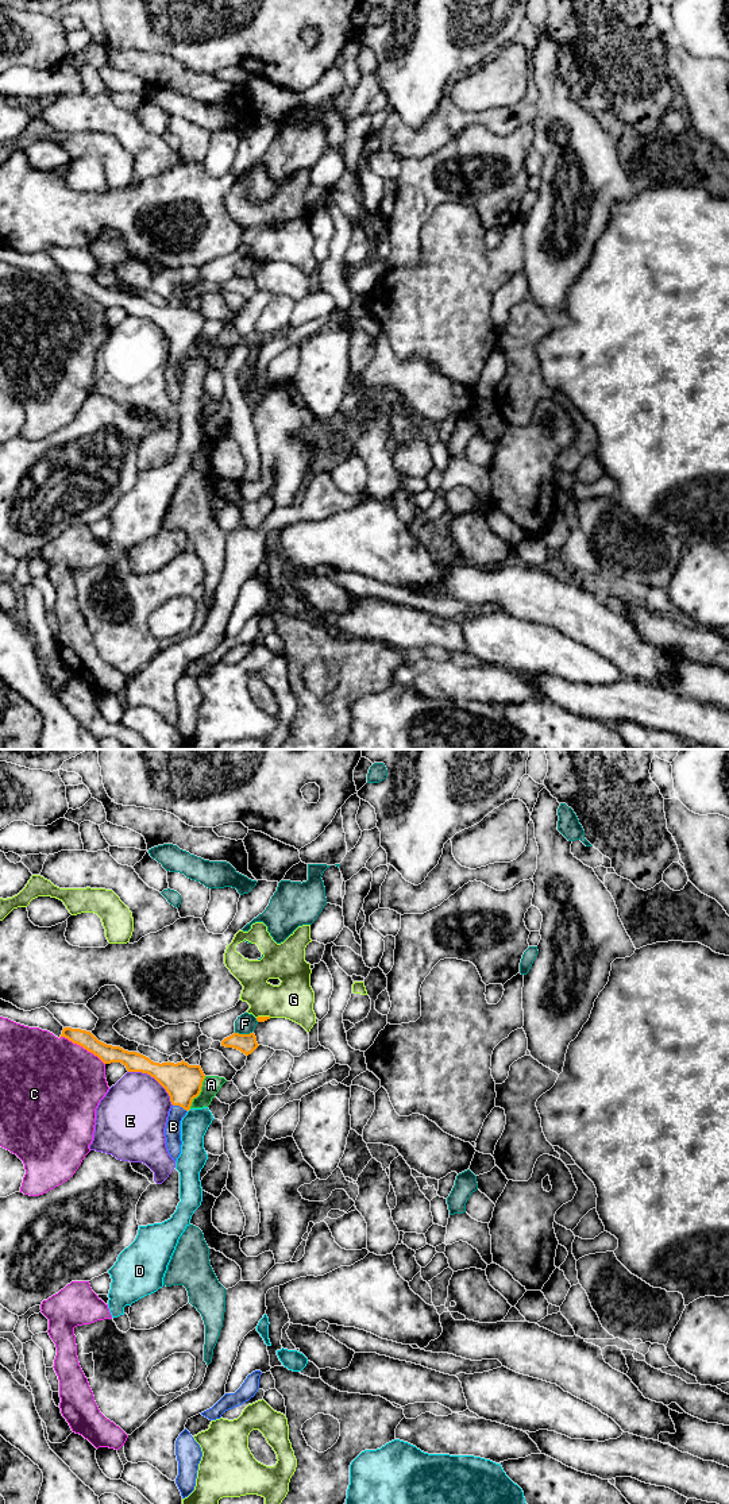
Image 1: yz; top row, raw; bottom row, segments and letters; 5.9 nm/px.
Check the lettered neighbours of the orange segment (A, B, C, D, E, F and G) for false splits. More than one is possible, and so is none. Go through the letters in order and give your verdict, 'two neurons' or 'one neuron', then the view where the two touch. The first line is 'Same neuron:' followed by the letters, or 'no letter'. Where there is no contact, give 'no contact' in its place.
Same neuron: B
A: two neurons | yz
B: one neuron | yz
C: two neurons | yz
D: two neurons | no contact
E: two neurons | yz
F: two neurons | yz
G: two neurons | yz

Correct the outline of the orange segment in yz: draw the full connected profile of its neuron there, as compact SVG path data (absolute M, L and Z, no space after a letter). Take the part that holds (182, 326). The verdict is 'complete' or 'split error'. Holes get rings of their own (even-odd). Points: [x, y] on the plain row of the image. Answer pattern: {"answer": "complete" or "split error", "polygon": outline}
{"answer": "split error", "polygon": "M63 271L61 281L68 282L73 288L77 288L86 293L88 296L97 300L104 308L111 306L122 306L128 316L142 316L147 317L151 321L154 321L169 338L171 352L169 355L166 371L165 371L165 381L166 381L166 392L170 398L170 401L177 405L177 402L181 398L181 365L186 359L186 356L190 354L192 346L194 342L197 342L201 336L202 325L205 323L205 319L200 309L189 309L184 304L181 306L154 306L148 301L136 297L136 296L128 296L124 294L120 290L112 290L107 289L101 285L99 285L90 275L81 274L81 273L72 273L72 271Z"}

